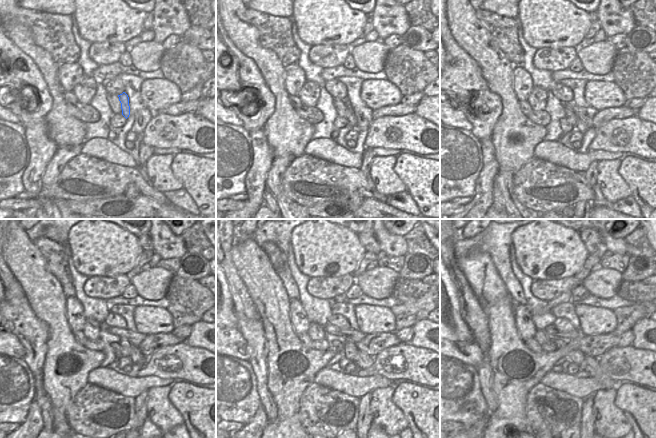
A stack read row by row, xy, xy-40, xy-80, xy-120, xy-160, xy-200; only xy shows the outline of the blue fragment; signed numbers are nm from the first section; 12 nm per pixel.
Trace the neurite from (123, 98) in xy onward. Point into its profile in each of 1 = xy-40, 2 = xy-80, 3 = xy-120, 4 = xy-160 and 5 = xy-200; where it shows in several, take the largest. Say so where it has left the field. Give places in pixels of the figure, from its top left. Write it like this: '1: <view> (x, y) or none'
1: xy-40 (351, 118)
2: xy-80 (581, 127)
3: xy-120 (136, 356)
4: xy-160 (364, 361)
5: xy-200 (590, 364)

